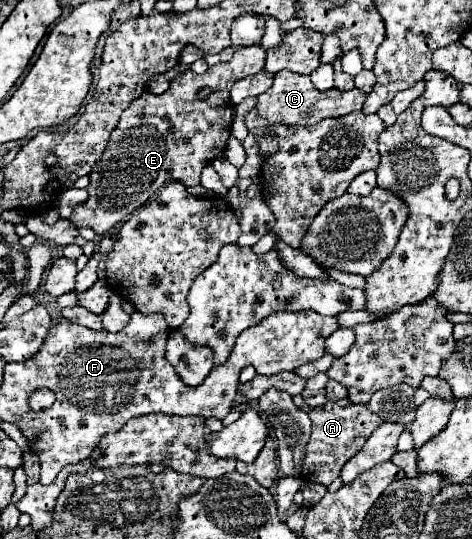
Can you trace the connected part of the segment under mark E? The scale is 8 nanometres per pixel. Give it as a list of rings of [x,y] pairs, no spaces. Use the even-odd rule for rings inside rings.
[[[260,45],[242,47],[242,49],[236,49],[232,61],[218,63],[202,75],[198,75],[194,71],[180,73],[172,81],[170,89],[162,95],[142,93],[138,99],[134,99],[134,103],[130,103],[130,107],[122,113],[118,127],[112,131],[108,147],[104,149],[100,161],[94,165],[94,177],[90,177],[90,185],[88,185],[90,197],[86,203],[76,207],[76,211],[70,219],[74,223],[74,227],[90,227],[90,229],[94,229],[96,235],[102,237],[112,227],[126,221],[126,217],[130,217],[138,207],[146,205],[146,201],[156,191],[160,191],[166,183],[180,181],[186,187],[198,185],[202,169],[206,165],[210,165],[216,157],[224,155],[224,151],[226,151],[226,141],[230,137],[230,127],[232,127],[232,119],[234,119],[234,105],[230,101],[232,83],[250,75],[250,73],[262,71],[264,57],[266,57],[266,51]],[[204,87],[212,87],[216,91],[206,99],[198,99],[198,91]]]

